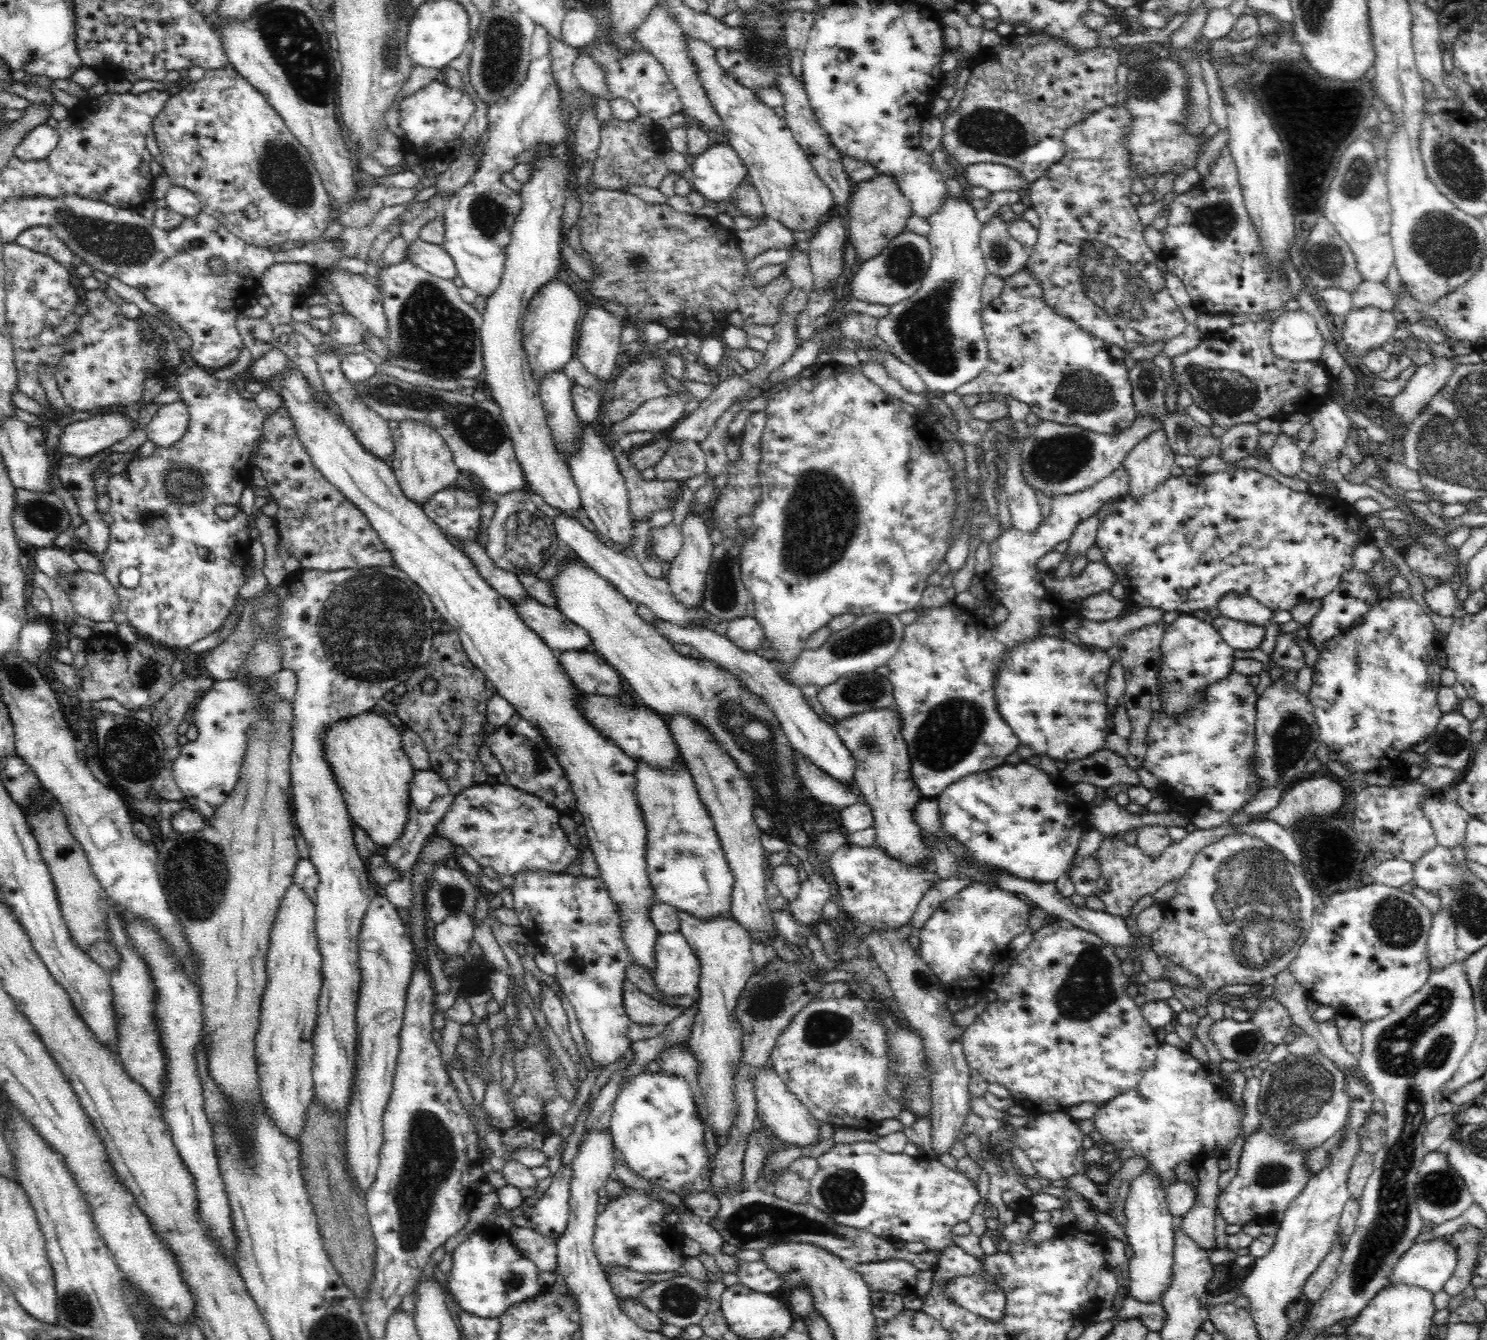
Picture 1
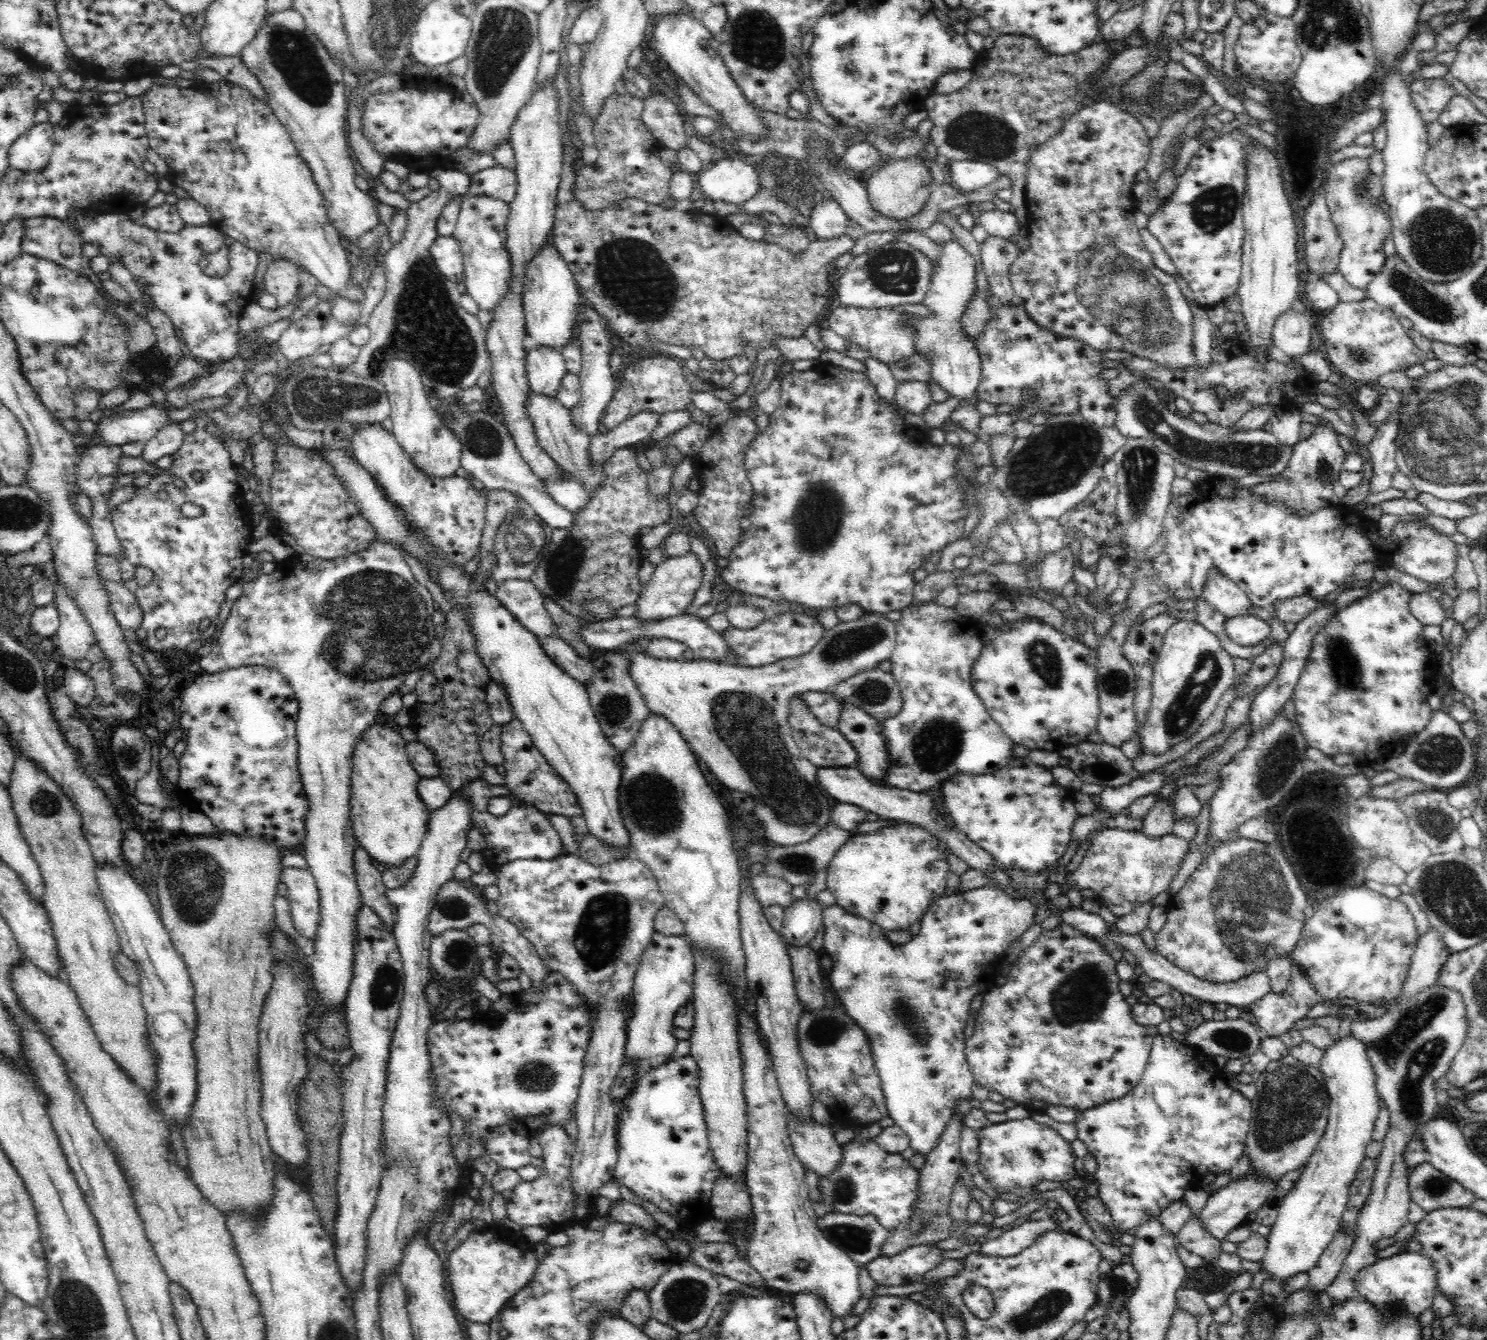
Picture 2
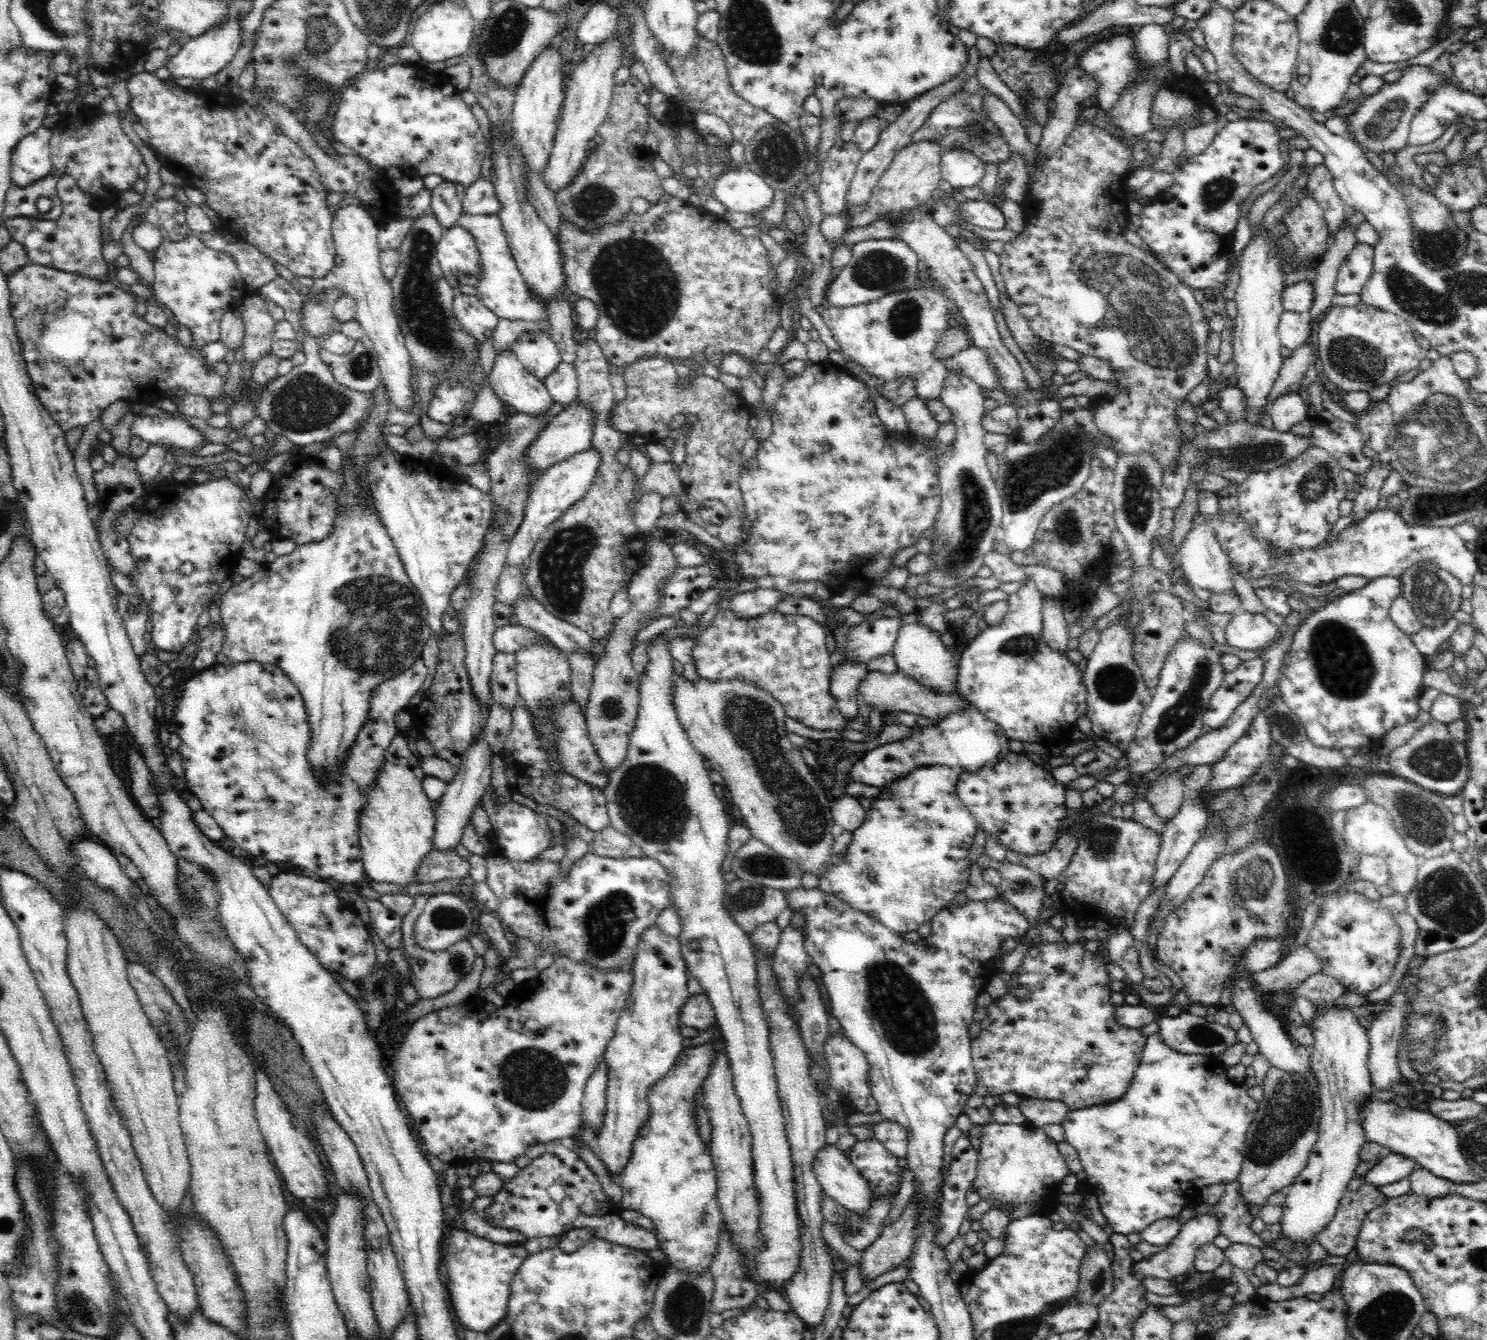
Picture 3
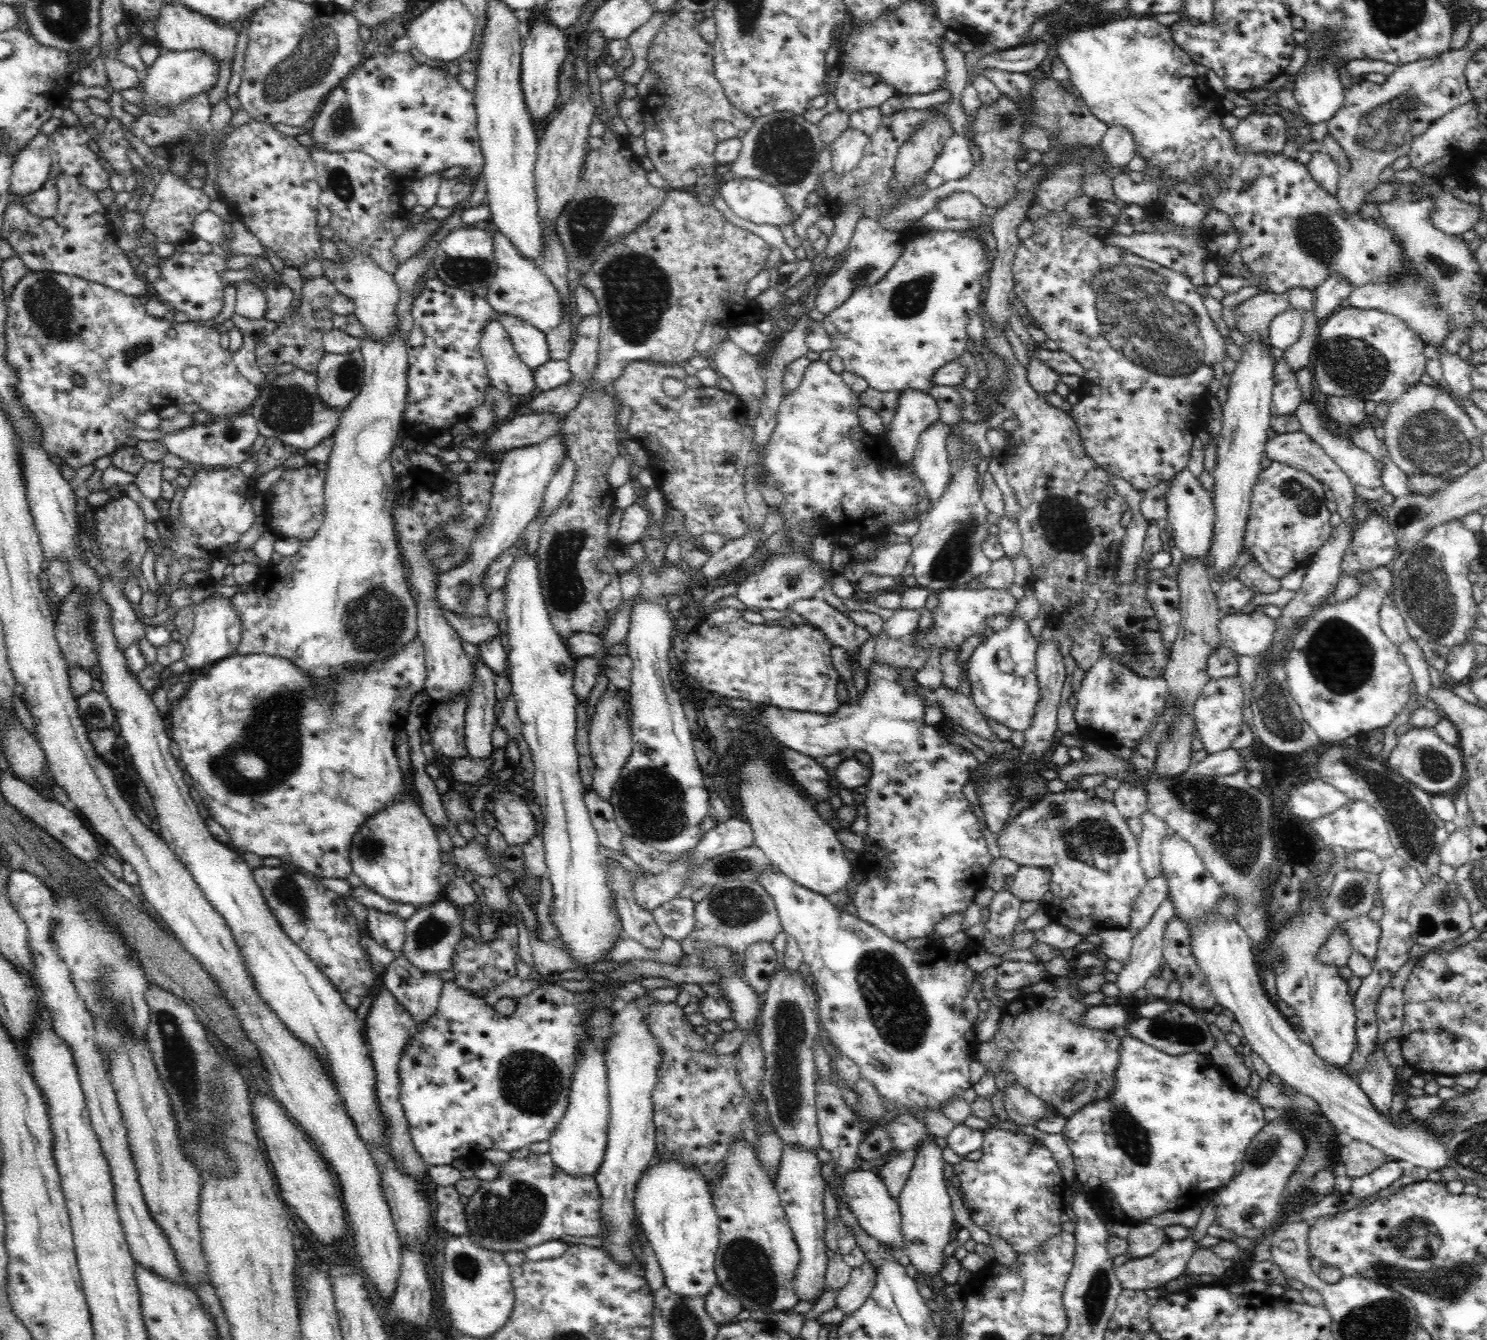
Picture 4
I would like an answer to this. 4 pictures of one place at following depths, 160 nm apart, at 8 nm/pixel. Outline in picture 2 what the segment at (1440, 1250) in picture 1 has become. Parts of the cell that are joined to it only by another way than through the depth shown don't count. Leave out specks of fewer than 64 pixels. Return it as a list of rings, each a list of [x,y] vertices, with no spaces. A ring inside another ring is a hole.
[[[1414,1251],[1398,1253],[1387,1258],[1378,1259],[1370,1266],[1364,1266],[1361,1272],[1356,1274],[1354,1289],[1360,1293],[1360,1298],[1372,1304],[1380,1311],[1384,1319],[1396,1317],[1422,1316],[1428,1308],[1431,1308],[1436,1294],[1436,1270],[1432,1261],[1426,1256]]]

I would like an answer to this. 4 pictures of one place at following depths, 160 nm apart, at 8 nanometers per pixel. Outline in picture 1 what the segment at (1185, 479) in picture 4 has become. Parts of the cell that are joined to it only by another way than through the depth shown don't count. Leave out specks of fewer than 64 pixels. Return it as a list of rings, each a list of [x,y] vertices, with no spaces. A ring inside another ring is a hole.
[[[1236,592],[1225,595],[1214,606],[1218,609],[1220,617],[1258,626],[1265,626],[1272,618],[1272,611],[1258,600]]]

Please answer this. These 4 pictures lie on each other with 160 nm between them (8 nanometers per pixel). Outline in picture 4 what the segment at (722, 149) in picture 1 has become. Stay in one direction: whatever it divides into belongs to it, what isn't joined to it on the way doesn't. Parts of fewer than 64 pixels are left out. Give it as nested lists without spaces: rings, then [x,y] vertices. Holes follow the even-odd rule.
[[[757,179],[721,181],[717,191],[727,204],[727,210],[732,210],[734,216],[742,220],[780,229],[792,226],[797,219],[793,218],[782,191],[766,182]]]

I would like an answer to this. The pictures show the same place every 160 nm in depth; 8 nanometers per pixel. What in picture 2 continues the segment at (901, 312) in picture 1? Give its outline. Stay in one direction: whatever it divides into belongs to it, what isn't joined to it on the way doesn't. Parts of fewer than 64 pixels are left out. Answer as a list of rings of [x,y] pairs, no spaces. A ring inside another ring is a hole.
[[[957,239],[941,243],[941,257],[937,271],[931,278],[923,303],[930,308],[930,316],[920,317],[915,332],[915,348],[919,354],[931,354],[931,380],[935,380],[948,396],[958,399],[958,404],[976,405],[980,402],[977,390],[980,384],[980,357],[974,341],[960,333],[960,318],[967,308],[970,296],[975,294],[974,259]]]

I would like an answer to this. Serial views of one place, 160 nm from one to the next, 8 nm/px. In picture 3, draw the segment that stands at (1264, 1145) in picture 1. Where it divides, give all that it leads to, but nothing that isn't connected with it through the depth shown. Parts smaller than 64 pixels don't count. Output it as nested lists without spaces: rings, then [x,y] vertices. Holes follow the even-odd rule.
[[[1201,1214],[1193,1217],[1181,1225],[1178,1234],[1168,1242],[1164,1249],[1158,1250],[1150,1256],[1144,1256],[1140,1260],[1133,1261],[1132,1266],[1130,1266],[1131,1276],[1139,1282],[1146,1280],[1146,1278],[1158,1278],[1159,1280],[1171,1282],[1178,1276],[1189,1272],[1198,1248],[1212,1243],[1212,1240],[1219,1234],[1218,1230],[1220,1230],[1220,1225],[1218,1225],[1218,1219],[1214,1215]]]

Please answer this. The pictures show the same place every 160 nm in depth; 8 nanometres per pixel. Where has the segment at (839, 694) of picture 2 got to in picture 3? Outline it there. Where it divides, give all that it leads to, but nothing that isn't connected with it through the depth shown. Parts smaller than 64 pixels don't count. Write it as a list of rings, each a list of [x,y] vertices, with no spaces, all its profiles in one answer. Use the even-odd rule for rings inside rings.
[[[897,670],[894,674],[868,671],[863,681],[859,684],[857,692],[860,703],[864,708],[874,704],[878,710],[898,710],[920,714],[926,718],[941,719],[950,713],[963,711],[970,706],[967,698],[959,694],[957,690],[952,692],[938,692],[925,684],[920,684],[915,678],[908,676],[905,672]]]

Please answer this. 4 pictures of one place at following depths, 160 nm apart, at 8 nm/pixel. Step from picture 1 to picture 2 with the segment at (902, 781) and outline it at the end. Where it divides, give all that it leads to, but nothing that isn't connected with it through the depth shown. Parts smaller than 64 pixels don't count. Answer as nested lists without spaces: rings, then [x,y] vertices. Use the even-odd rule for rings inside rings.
[[[840,702],[839,731],[858,753],[860,772],[870,780],[880,778],[888,770],[888,751],[880,733],[881,723],[869,718],[852,703]]]

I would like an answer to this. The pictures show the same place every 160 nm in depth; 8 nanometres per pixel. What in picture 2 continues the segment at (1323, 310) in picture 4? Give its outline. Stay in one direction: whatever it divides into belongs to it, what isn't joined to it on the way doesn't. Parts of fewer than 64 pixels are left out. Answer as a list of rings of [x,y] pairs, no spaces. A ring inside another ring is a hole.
[[[1356,157],[1345,159],[1328,172],[1326,177],[1328,191],[1325,196],[1336,230],[1343,240],[1336,271],[1346,279],[1352,288],[1365,291],[1384,264],[1385,254],[1382,242],[1391,231],[1391,224],[1384,213],[1378,207],[1370,205],[1368,201],[1360,199],[1360,195],[1356,193],[1357,190],[1360,190],[1360,184],[1368,174],[1369,164],[1366,159]]]

